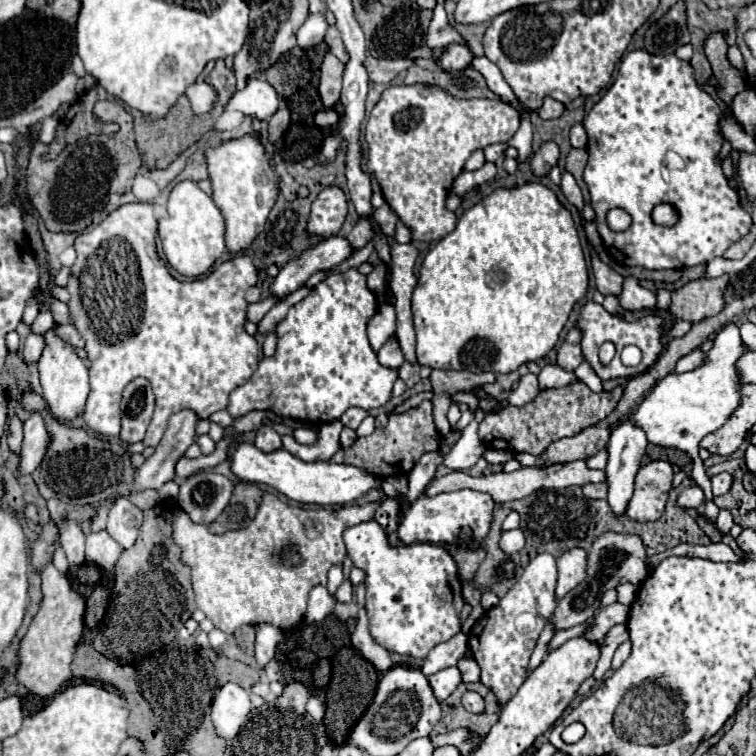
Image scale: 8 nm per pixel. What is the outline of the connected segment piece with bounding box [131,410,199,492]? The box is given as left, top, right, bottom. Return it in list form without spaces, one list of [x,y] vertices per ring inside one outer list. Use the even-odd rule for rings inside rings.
[[[193,410],[175,412],[169,418],[169,426],[165,430],[163,440],[157,444],[155,452],[137,468],[137,476],[133,480],[131,492],[141,492],[147,488],[159,490],[165,482],[175,478],[175,464],[185,456],[187,448],[195,442],[199,416]]]

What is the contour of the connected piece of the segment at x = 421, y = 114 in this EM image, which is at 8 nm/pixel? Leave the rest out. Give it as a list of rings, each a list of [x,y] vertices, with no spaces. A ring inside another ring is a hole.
[[[389,86],[375,104],[367,126],[367,172],[379,182],[383,198],[411,230],[415,242],[447,236],[457,218],[445,208],[453,180],[473,150],[507,142],[519,128],[519,112],[501,100],[457,100],[437,86]]]

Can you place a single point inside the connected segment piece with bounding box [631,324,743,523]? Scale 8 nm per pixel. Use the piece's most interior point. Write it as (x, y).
(682, 409)

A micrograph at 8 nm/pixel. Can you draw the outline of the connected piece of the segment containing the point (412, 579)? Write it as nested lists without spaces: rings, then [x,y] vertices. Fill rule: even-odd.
[[[375,520],[361,522],[361,524],[357,524],[357,526],[347,528],[347,530],[343,532],[343,540],[345,540],[345,544],[347,544],[347,554],[351,556],[353,564],[355,564],[357,568],[361,568],[361,570],[367,574],[367,578],[365,578],[365,588],[367,588],[367,602],[365,602],[365,608],[367,608],[367,616],[369,616],[369,630],[371,630],[371,636],[373,636],[383,648],[387,648],[389,652],[397,652],[397,654],[409,654],[409,656],[415,656],[415,658],[425,658],[425,656],[429,654],[429,650],[431,650],[435,644],[445,642],[445,640],[449,640],[451,636],[455,636],[457,632],[461,632],[461,624],[459,624],[459,612],[463,610],[461,580],[459,580],[459,576],[457,576],[457,566],[455,566],[451,554],[449,554],[445,548],[441,548],[441,546],[437,546],[437,544],[409,544],[409,546],[407,546],[407,544],[401,544],[401,546],[397,546],[397,548],[391,548],[391,546],[389,546],[389,540],[387,540],[387,534],[383,532],[383,528],[381,528]]]

